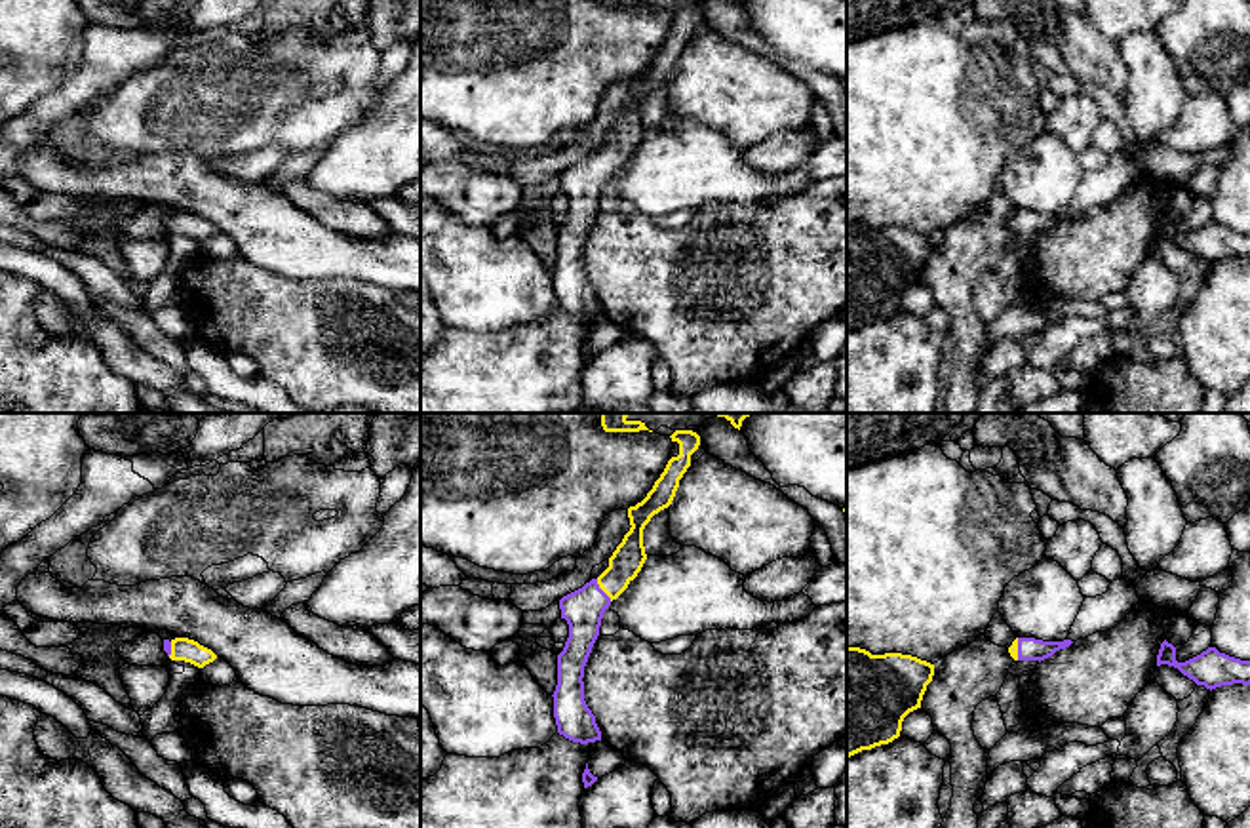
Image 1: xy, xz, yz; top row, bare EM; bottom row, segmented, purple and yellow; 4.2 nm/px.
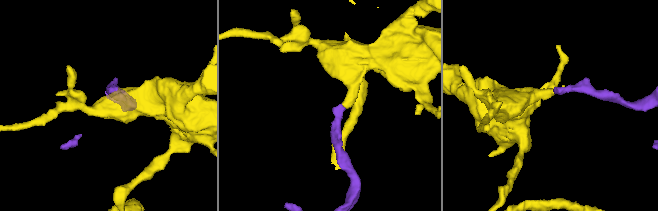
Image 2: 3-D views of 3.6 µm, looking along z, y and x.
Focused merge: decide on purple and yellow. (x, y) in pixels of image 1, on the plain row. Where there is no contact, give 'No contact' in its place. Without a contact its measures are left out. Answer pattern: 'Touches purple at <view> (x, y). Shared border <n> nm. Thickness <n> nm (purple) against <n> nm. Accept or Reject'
Touches purple at xz (602, 164). Shared border 120 nm. Thickness 170 nm (purple) against 140 nm. Accept

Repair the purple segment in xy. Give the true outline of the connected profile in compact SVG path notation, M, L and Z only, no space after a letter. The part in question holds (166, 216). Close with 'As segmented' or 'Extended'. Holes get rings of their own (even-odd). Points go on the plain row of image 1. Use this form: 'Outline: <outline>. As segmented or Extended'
Outline: M175 211L171 215L164 213L164 225L171 234L185 234L198 242L204 242L205 238L217 232L217 228L211 223L188 211Z. Extended

